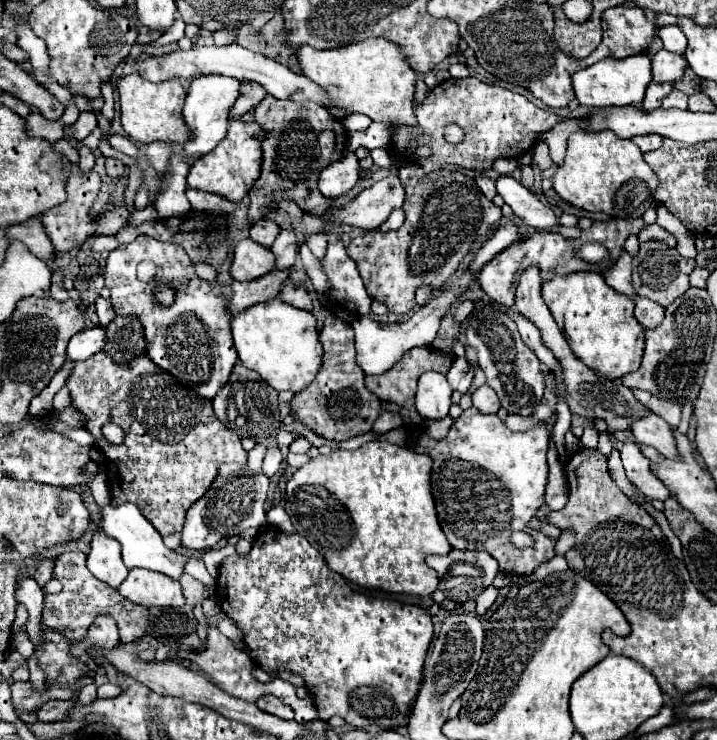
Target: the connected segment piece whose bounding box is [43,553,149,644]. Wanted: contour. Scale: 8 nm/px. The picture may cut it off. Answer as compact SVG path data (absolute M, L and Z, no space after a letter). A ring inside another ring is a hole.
M63 553L55 561L55 577L63 583L63 591L57 595L45 595L43 623L49 625L51 629L61 629L69 641L81 641L97 615L111 615L117 621L120 642L123 644L137 641L147 635L149 611L143 609L141 605L127 601L117 589L93 577L87 569L85 553Z

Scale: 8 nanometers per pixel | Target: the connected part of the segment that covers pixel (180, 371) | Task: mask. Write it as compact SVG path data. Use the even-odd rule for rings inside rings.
M137 237L129 245L121 245L107 257L105 287L111 289L111 303L117 315L135 317L143 325L147 355L175 375L183 385L195 389L201 397L213 399L227 383L227 377L237 361L237 351L231 337L229 299L221 293L217 281L197 277L189 255L181 245L163 243L153 237ZM161 281L175 289L175 301L163 307L155 301L153 289Z

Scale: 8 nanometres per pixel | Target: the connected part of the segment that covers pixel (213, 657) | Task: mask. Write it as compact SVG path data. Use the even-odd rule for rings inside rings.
M197 603L194 607L194 615L198 623L203 624L207 628L207 651L199 653L197 657L191 657L191 661L195 661L207 677L211 677L213 683L217 683L223 691L227 691L229 695L233 697L239 697L239 699L245 699L245 701L251 701L255 703L259 697L263 695L273 695L277 699L281 699L285 705L289 705L293 711L295 711L295 721L299 723L305 723L305 721L311 721L317 717L317 709L313 705L311 699L299 699L297 693L295 693L295 687L289 683L289 681L283 681L283 679L271 679L269 683L259 683L253 679L251 671L253 671L253 661L249 659L249 655L241 649L235 647L235 643L231 639L227 639L225 635L219 633L219 629L210 628L207 624L207 620L203 615L202 604Z

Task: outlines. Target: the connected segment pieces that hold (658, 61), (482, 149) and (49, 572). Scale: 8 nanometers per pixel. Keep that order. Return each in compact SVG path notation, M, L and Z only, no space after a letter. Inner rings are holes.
M667 49L657 51L657 55L651 59L653 63L653 81L657 83L677 83L681 81L685 69L687 69L687 59L679 53L671 53Z
M475 77L447 79L439 83L429 91L427 99L421 105L415 105L415 115L419 119L417 127L393 127L389 153L399 153L401 159L413 159L411 155L419 145L429 145L433 149L433 155L429 159L417 159L415 155L415 161L419 161L425 171L435 171L445 165L487 171L499 157L519 159L523 153L535 147L545 131L561 121L553 111L535 107L527 97L503 87L481 83ZM447 123L457 123L465 129L463 143L451 145L445 141L443 129ZM413 133L421 133L421 137L413 141Z
M43 559L43 561L41 561L41 565L39 565L39 569L35 571L33 579L39 583L39 587L43 587L51 577L53 577L53 561Z

